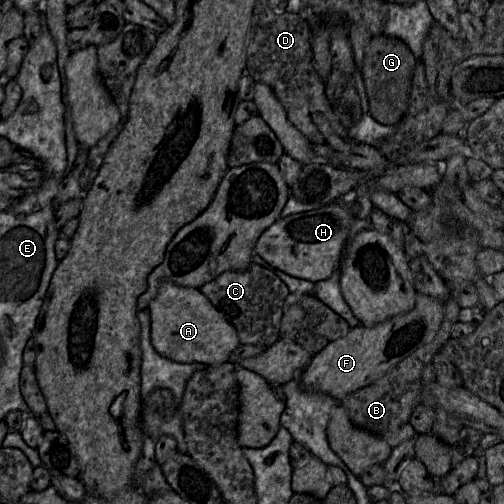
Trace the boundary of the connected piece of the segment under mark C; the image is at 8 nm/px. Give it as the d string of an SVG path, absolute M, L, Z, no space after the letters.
M251 263L242 271L225 271L199 290L236 329L241 345L270 347L279 340L283 304L290 294L285 283L271 271Z

